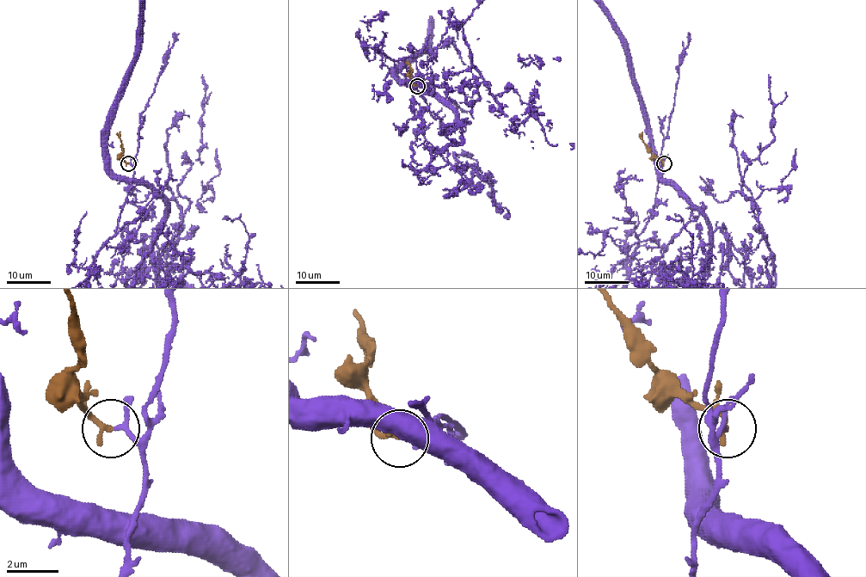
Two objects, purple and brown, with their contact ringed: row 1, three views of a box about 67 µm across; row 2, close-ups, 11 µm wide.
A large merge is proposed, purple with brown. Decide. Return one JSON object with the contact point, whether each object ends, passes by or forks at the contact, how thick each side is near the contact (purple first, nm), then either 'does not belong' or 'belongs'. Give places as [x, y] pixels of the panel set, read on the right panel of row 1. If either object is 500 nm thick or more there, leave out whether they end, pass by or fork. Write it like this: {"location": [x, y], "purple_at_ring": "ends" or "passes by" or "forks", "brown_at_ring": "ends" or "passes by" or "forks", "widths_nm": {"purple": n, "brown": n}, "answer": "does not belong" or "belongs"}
{"location": [664, 163], "purple_at_ring": "passes by", "brown_at_ring": "ends", "widths_nm": {"purple": 150, "brown": 240}, "answer": "belongs"}

